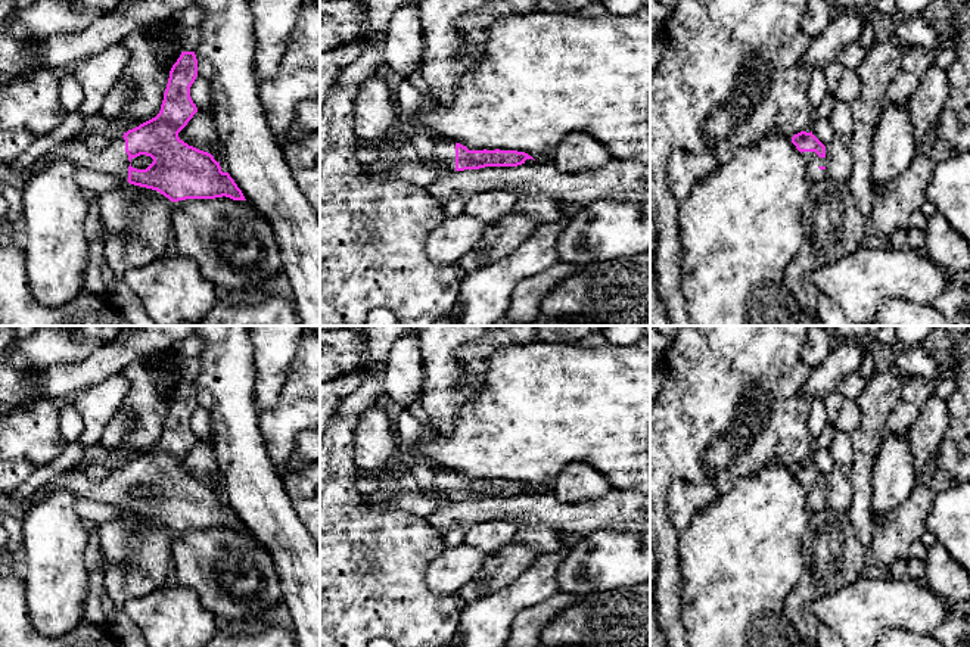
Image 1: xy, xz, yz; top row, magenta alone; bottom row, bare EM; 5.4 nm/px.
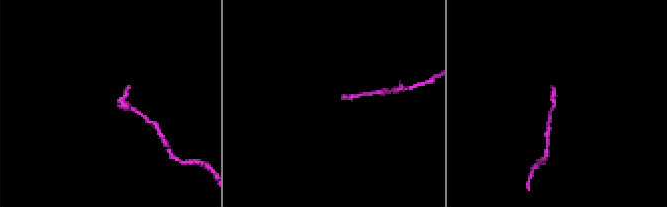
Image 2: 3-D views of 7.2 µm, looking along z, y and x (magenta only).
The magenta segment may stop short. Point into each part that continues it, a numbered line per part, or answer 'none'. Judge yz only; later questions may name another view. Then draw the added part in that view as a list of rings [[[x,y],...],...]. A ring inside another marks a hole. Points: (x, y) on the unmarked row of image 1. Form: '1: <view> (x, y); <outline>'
1: yz (813, 490); [[[802,482],[808,494],[808,508],[811,513],[821,511],[826,508],[826,501],[823,500],[827,494],[827,488],[820,488],[815,482]]]

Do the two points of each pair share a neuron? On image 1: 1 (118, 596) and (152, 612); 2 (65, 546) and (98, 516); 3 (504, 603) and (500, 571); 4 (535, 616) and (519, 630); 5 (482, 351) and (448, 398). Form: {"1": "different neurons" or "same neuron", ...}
{"1": "different neurons", "2": "different neurons", "3": "different neurons", "4": "same neuron", "5": "different neurons"}

